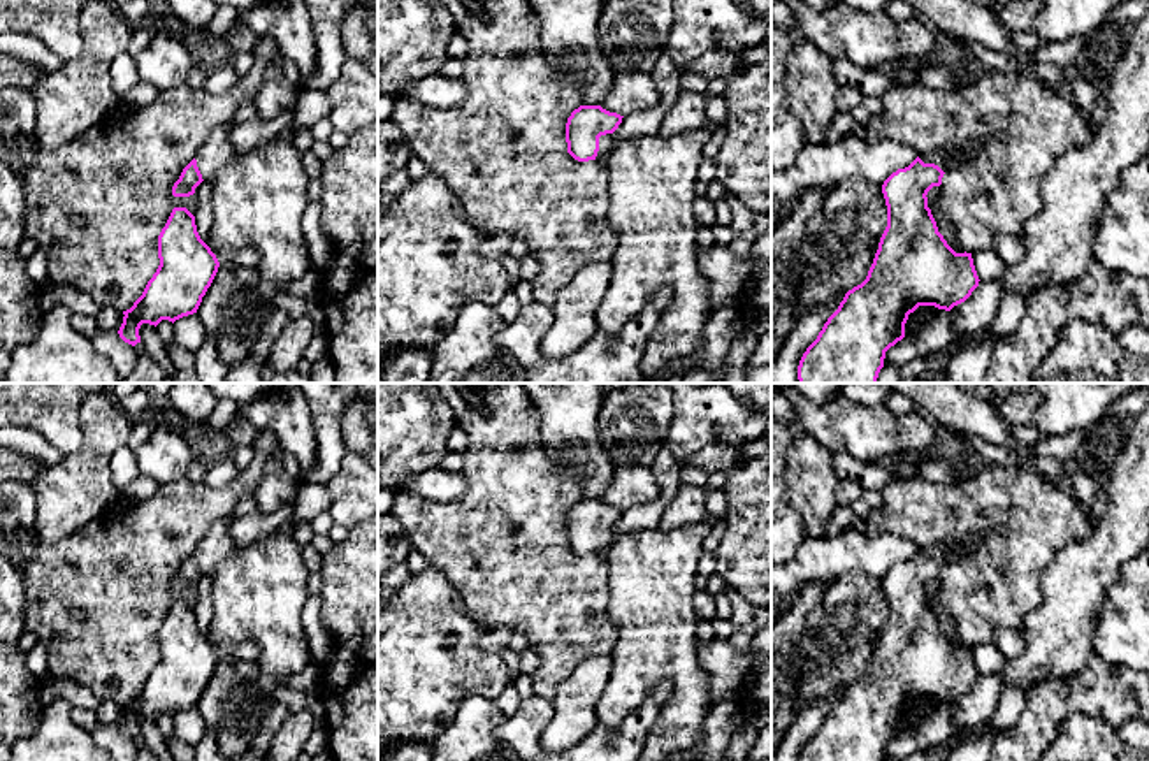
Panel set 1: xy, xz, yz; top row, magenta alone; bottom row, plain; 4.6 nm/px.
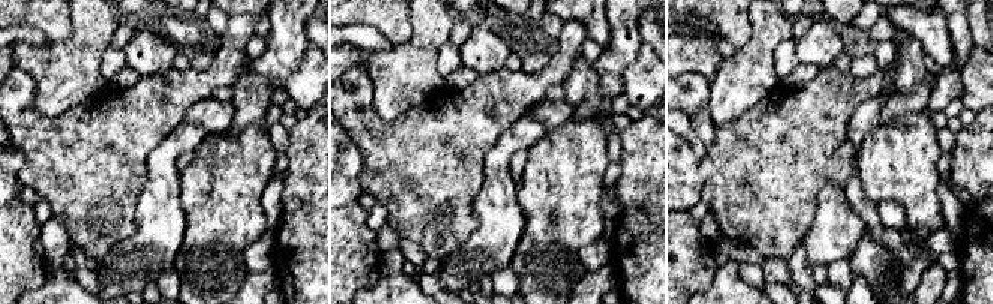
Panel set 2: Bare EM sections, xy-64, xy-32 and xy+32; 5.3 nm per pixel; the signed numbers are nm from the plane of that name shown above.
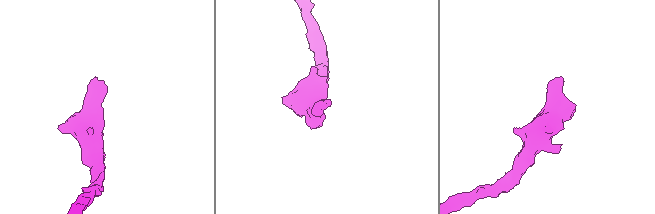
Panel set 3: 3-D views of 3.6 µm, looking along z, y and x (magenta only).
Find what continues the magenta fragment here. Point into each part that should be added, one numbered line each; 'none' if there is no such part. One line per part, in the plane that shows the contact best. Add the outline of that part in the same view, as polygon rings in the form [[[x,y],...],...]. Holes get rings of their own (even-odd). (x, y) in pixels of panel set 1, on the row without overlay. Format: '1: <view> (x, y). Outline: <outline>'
1: xz (607, 536). Outline: [[[611,527],[601,529],[596,555],[604,557],[606,550],[615,541],[615,538],[617,538],[617,534],[613,533]]]

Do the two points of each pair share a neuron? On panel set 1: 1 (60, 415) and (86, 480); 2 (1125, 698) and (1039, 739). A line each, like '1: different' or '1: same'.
1: different
2: same

